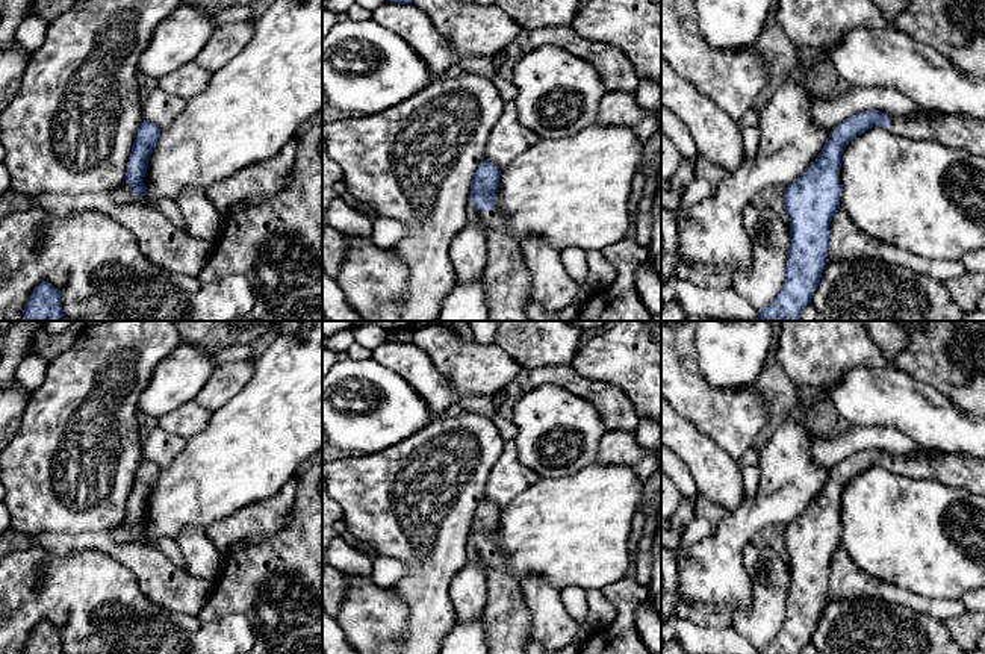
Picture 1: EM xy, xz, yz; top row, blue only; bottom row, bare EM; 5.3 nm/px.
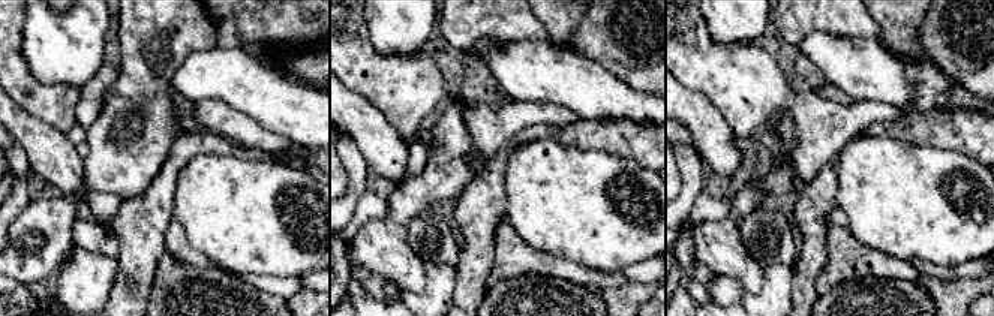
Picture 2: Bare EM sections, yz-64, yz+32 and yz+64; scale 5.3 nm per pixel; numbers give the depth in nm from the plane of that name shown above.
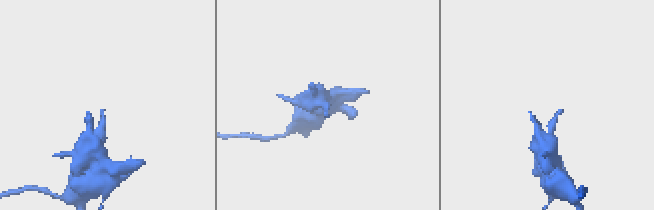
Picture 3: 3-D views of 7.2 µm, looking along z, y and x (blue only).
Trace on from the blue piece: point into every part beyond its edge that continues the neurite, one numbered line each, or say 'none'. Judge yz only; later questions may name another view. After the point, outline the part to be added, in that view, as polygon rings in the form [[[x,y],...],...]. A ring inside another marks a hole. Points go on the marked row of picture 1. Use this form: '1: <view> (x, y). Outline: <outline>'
1: yz (958, 132). Outline: [[[921,109],[912,118],[890,117],[888,132],[914,141],[934,139],[955,150],[985,156],[985,120]]]

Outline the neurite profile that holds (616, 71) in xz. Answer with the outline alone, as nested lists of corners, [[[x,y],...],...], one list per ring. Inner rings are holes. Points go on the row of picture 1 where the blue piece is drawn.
[[[572,26],[536,29],[530,33],[530,42],[533,48],[557,45],[590,62],[608,92],[637,89],[640,77],[620,50],[604,42],[589,41],[580,36]]]

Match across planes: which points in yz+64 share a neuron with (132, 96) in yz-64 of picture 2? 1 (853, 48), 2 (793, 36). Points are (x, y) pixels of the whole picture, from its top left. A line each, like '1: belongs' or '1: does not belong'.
1: does not belong
2: belongs

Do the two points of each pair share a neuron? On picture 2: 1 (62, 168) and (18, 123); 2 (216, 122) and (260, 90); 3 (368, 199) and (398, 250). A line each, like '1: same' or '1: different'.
1: same
2: different
3: different

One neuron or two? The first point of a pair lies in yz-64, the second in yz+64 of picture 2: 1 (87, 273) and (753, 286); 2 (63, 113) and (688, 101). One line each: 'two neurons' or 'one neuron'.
1: two neurons
2: two neurons

